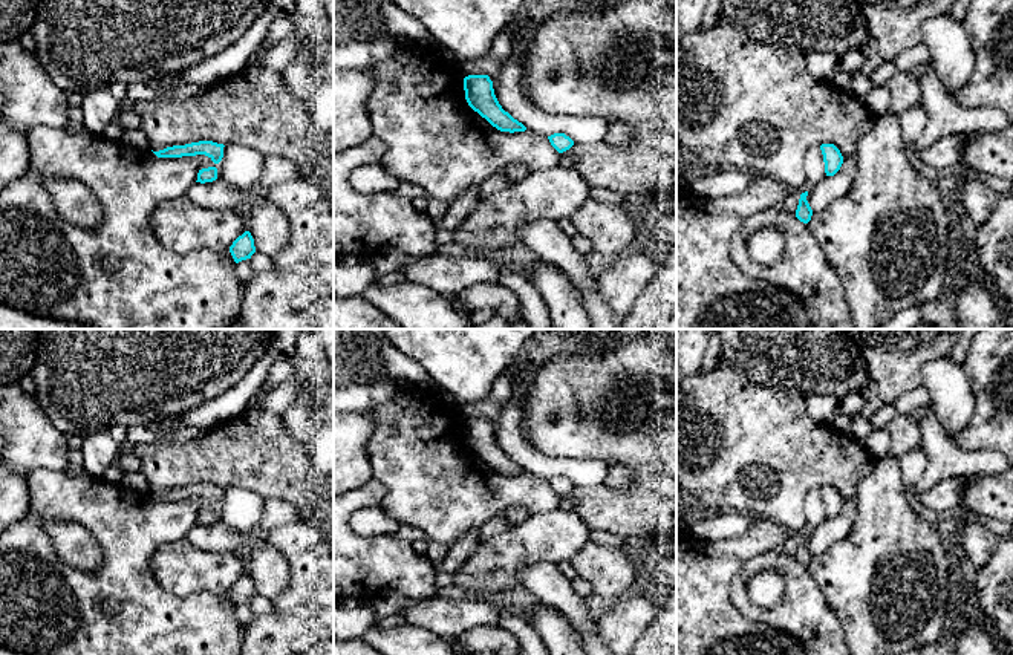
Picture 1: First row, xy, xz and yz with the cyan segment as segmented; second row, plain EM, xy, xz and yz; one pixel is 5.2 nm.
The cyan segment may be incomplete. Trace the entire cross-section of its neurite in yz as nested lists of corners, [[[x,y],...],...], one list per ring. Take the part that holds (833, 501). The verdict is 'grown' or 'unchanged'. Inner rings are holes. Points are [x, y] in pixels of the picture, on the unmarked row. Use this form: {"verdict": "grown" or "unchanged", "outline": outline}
{"verdict": "unchanged", "outline": [[[822,487],[820,493],[823,497],[826,519],[834,519],[843,507],[840,493],[834,487]]]}

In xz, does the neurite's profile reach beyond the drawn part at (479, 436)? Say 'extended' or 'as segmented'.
as segmented

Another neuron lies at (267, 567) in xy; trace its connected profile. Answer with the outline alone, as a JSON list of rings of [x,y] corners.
[[[266,540],[254,542],[246,557],[246,574],[254,582],[256,594],[274,600],[288,585],[289,568],[283,556]]]

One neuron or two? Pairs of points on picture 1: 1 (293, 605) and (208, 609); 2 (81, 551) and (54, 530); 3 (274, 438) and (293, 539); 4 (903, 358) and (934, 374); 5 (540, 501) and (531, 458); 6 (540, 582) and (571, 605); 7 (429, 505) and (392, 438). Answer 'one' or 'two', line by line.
1: two
2: one
3: two
4: two
5: two
6: one
7: one

